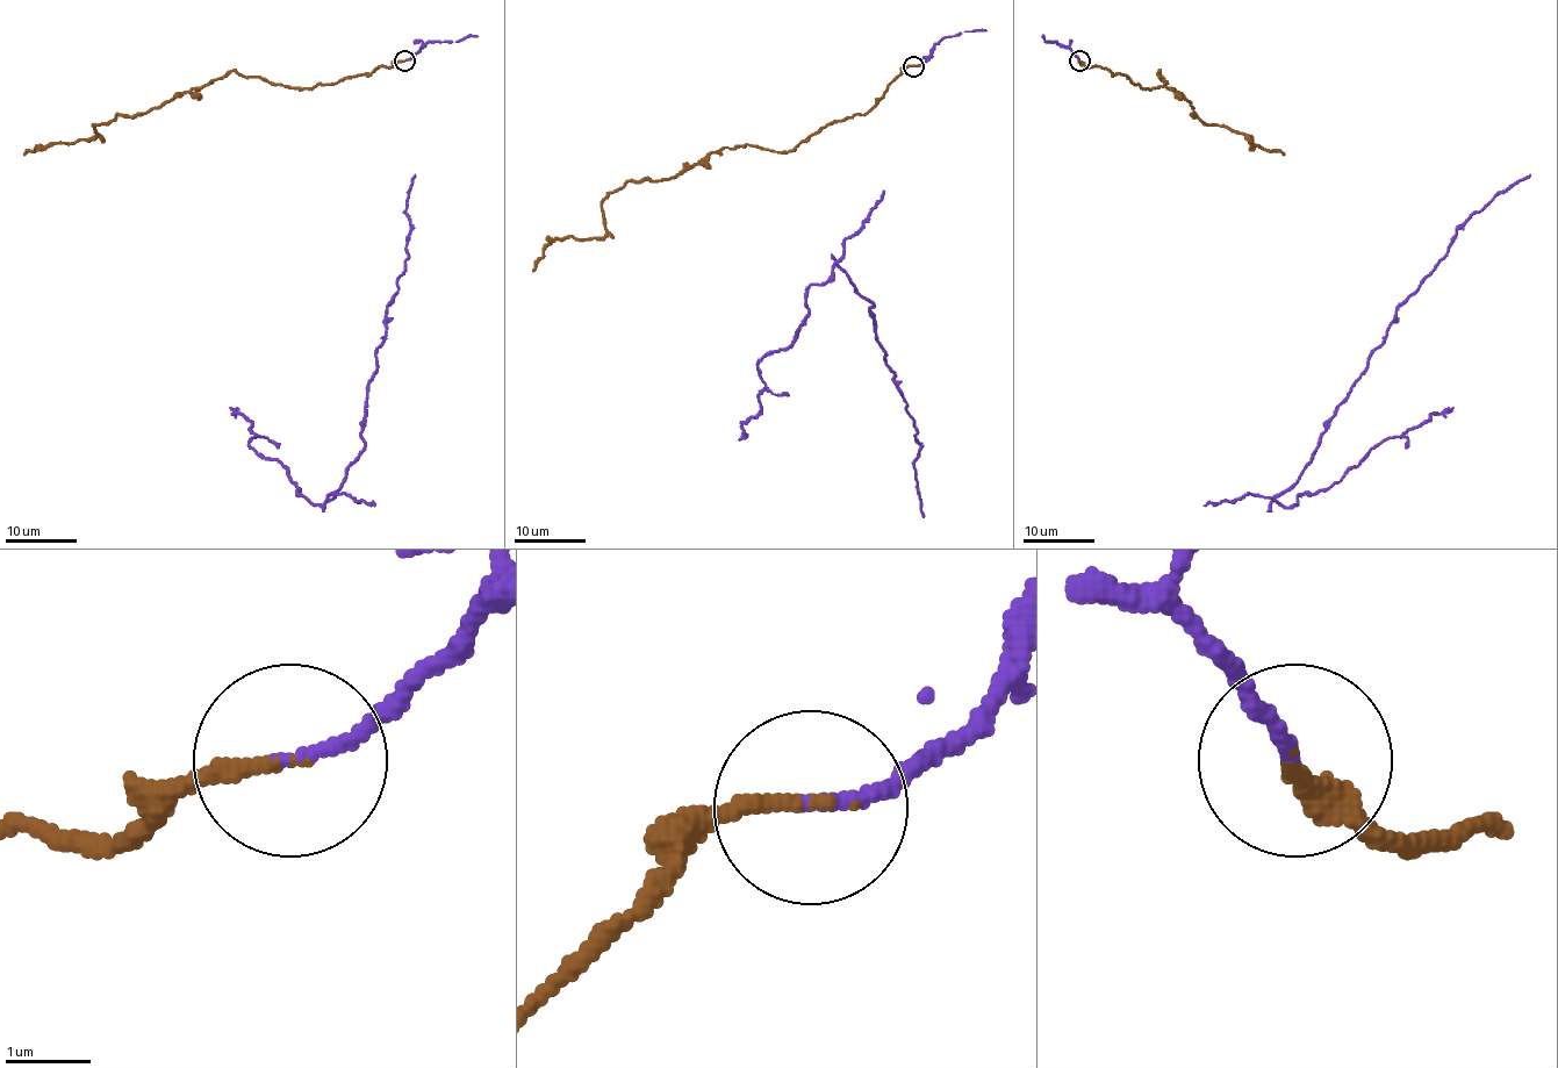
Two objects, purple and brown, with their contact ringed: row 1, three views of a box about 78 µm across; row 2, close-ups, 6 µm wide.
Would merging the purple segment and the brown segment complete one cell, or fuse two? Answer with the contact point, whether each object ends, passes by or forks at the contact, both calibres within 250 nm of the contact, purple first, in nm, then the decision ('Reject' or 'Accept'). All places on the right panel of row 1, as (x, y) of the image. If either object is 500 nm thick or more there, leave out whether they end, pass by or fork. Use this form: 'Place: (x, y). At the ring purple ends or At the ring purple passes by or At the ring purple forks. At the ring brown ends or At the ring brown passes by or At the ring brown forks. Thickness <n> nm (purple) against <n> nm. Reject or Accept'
Place: (1079, 61). At the ring purple ends. At the ring brown ends. Thickness 160 nm (purple) against 180 nm. Accept

